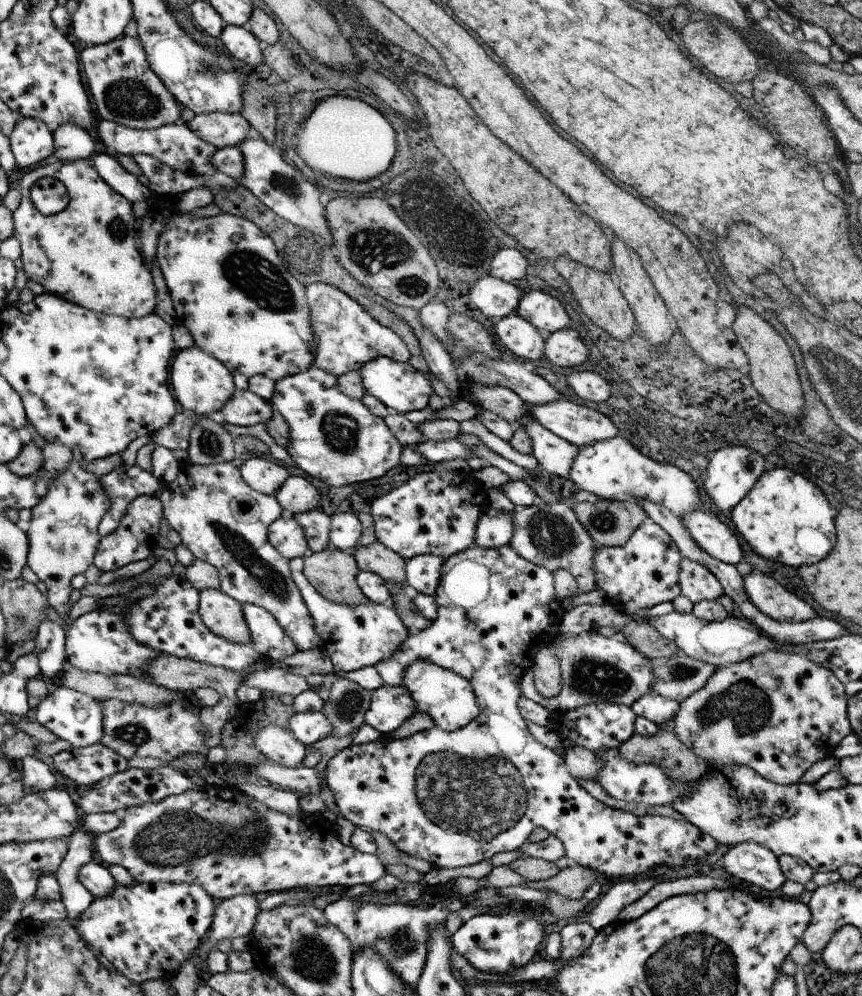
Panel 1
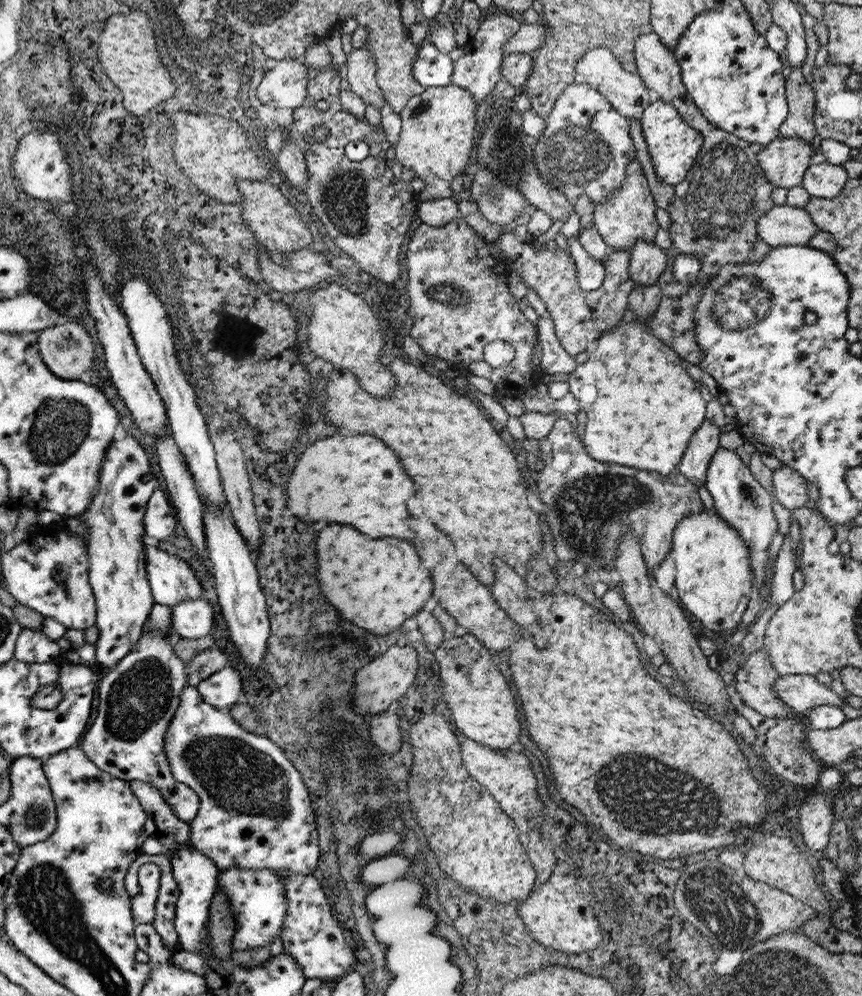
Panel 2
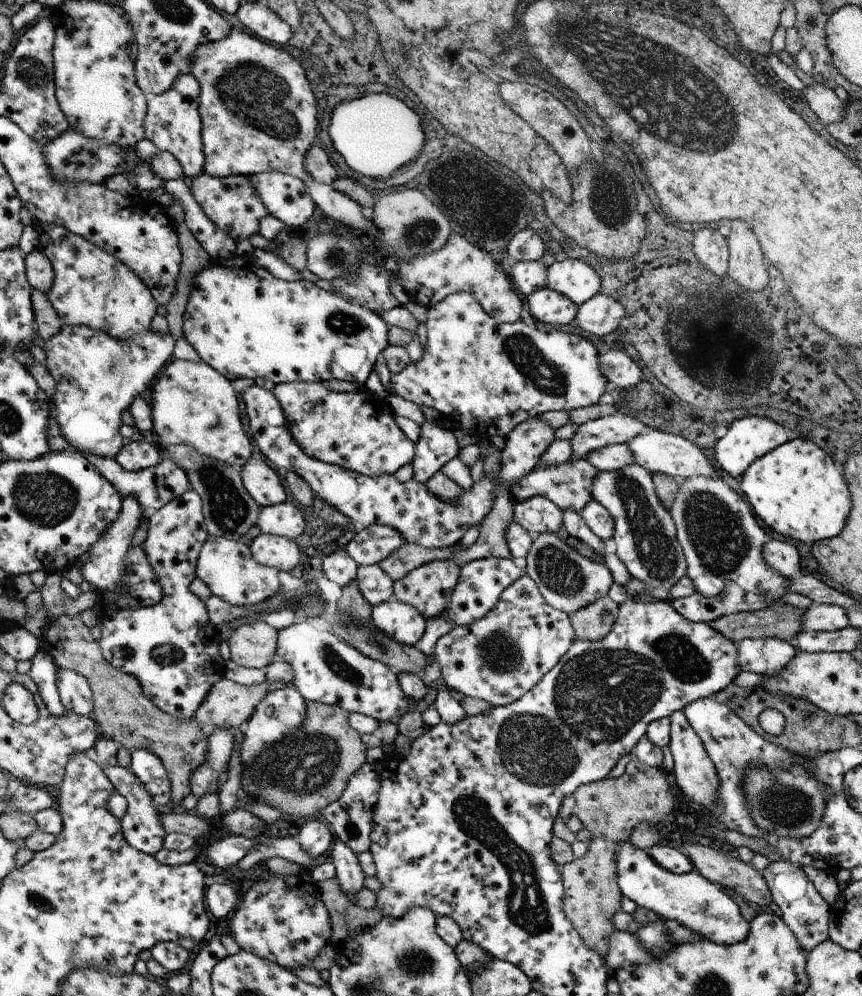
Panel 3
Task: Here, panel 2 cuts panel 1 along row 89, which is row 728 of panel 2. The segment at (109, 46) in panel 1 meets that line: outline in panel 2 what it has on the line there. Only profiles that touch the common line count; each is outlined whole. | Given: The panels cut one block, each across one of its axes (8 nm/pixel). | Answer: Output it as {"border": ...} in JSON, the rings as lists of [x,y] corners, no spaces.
{"border":[[[145,628],[132,652],[111,671],[104,672],[94,722],[91,722],[80,747],[98,767],[113,774],[114,778],[152,783],[178,818],[190,822],[200,812],[200,796],[174,778],[164,752],[166,729],[181,706],[180,697],[188,684],[188,666],[178,658],[170,639]]]}

